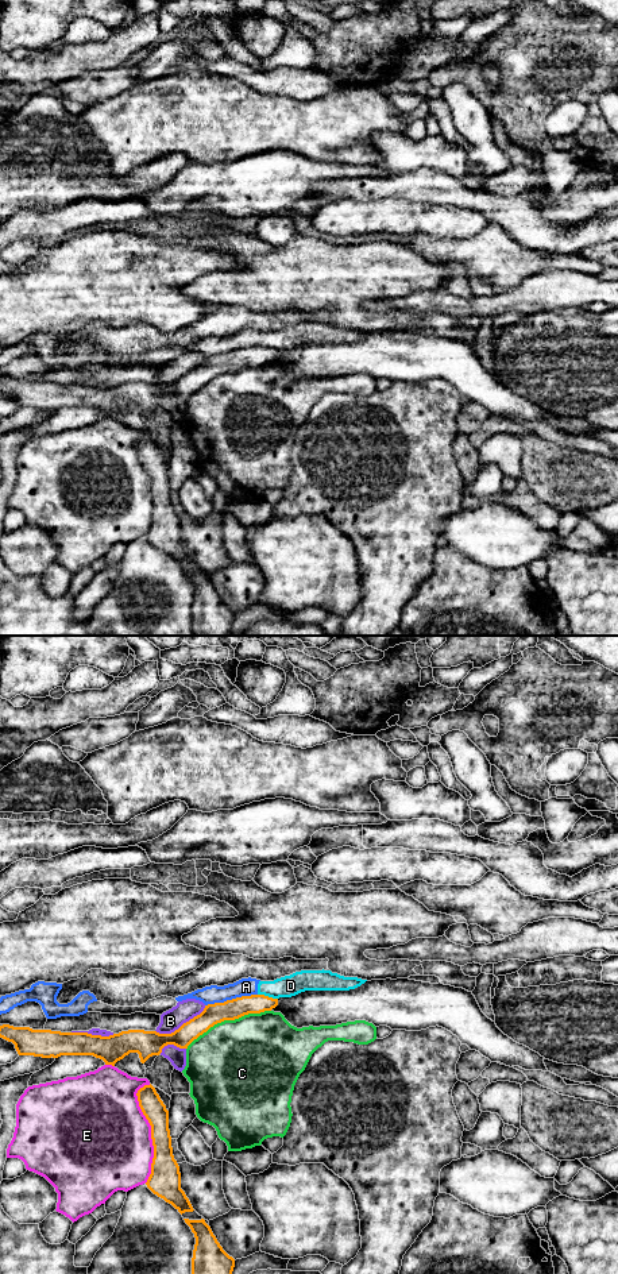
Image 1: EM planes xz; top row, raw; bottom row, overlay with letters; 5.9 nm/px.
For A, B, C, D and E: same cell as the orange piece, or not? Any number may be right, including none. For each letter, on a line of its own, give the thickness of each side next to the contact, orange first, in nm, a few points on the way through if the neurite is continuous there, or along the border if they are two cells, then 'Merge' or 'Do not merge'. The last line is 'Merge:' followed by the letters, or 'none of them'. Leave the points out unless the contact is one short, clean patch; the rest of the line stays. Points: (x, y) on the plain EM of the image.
A: Thickness 120 nm (orange) against 110 nm. Boundary: xz (257, 346), (236, 348), (205, 358). Do not merge
B: Thickness 160 nm (orange) against 130 nm. Do not merge
C: Thickness 120 nm (orange) against 480 nm. Do not merge
D: Thickness 120 nm (orange) against 130 nm. Boundary: xz (258, 346), (277, 351). Do not merge
E: Thickness 170 nm (orange) against 480 nm. Do not merge
Merge: none of them

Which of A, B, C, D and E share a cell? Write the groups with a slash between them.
A D / B / C / E

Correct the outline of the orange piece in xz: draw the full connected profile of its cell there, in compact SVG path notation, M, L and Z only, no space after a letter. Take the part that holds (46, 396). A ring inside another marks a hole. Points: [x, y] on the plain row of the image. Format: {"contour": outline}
{"contour": "M264 347L242 348L224 355L208 356L200 367L171 386L128 382L101 389L88 385L61 385L3 377L0 378L0 390L12 394L19 408L42 410L93 408L103 412L105 417L115 418L130 405L138 405L140 414L144 416L150 409L159 408L167 397L188 401L194 391L217 375L235 372L248 366L271 363L277 358L278 351Z"}

